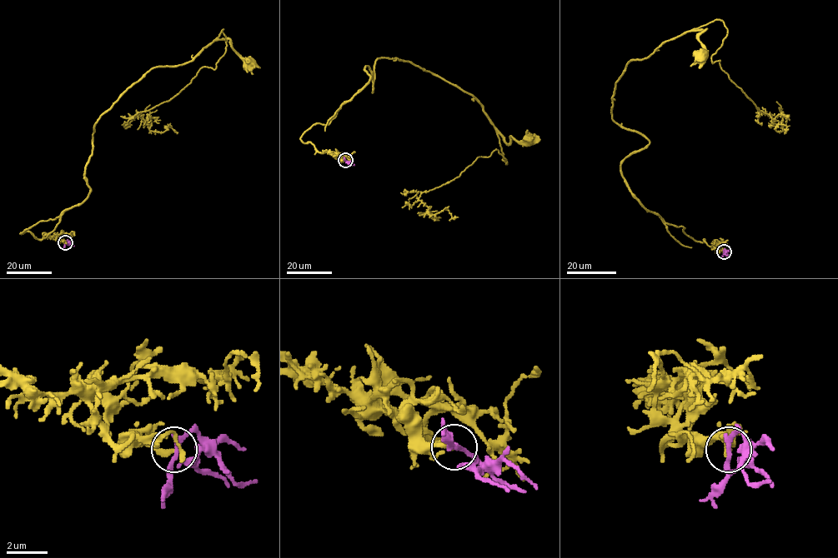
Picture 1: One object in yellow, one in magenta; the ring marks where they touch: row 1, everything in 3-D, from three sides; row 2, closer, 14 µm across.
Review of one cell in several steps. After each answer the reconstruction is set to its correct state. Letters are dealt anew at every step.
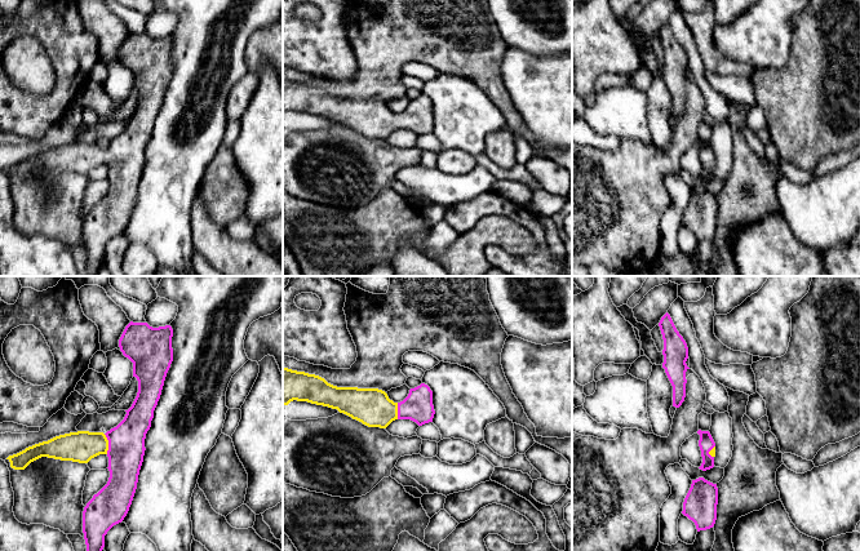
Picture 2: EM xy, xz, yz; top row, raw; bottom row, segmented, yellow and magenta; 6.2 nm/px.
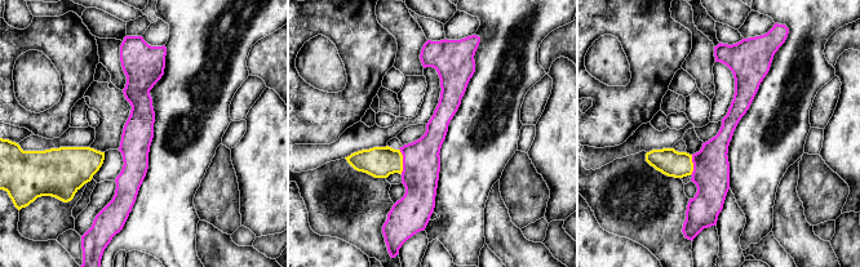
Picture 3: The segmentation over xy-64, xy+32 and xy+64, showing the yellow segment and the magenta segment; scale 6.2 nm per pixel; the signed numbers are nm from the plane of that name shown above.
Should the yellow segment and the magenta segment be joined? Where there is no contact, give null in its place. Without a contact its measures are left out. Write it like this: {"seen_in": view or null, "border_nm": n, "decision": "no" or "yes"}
{"seen_in": "xy", "border_nm": 130, "decision": "yes"}

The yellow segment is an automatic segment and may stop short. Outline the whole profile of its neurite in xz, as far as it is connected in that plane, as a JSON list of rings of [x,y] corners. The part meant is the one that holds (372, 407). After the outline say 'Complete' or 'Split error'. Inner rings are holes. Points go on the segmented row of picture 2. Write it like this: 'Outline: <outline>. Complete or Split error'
Outline: [[[283,368],[283,405],[288,405],[293,400],[337,409],[340,413],[368,427],[380,428],[386,428],[395,419],[411,419],[418,426],[422,426],[433,422],[435,414],[433,391],[425,383],[411,388],[408,396],[403,401],[394,403],[385,391],[378,388],[337,387],[319,376]]]. Split error

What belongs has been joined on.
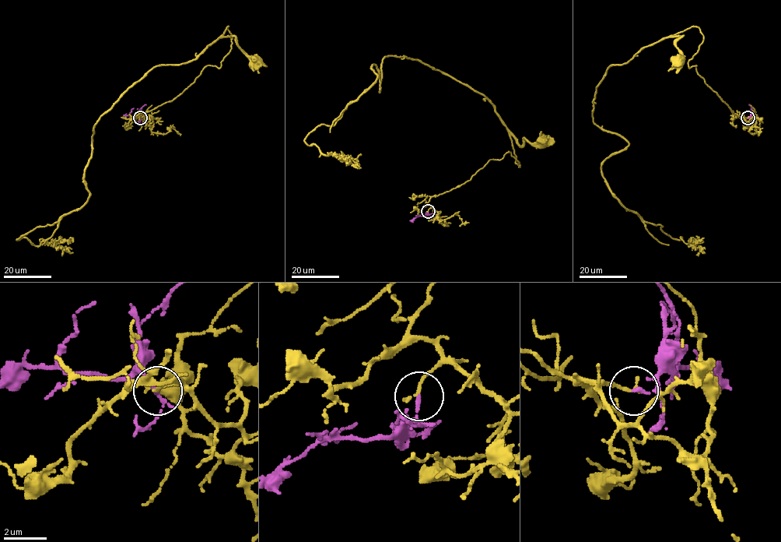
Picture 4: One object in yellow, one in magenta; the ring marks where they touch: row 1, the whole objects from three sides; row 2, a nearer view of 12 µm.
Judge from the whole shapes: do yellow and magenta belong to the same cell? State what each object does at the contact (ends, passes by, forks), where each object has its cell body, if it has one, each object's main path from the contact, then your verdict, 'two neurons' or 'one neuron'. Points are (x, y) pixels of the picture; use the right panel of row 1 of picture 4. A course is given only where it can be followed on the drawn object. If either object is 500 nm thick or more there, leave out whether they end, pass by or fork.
yellow ends; magenta ends; soma yellow none; soma magenta none; course yellow (747, 117), (688, 68), (694, 26), (597, 87), (593, 121), (628, 143), (601, 166), (611, 193), (691, 241); course magenta (747, 117), (753, 115), (757, 117); one neuron

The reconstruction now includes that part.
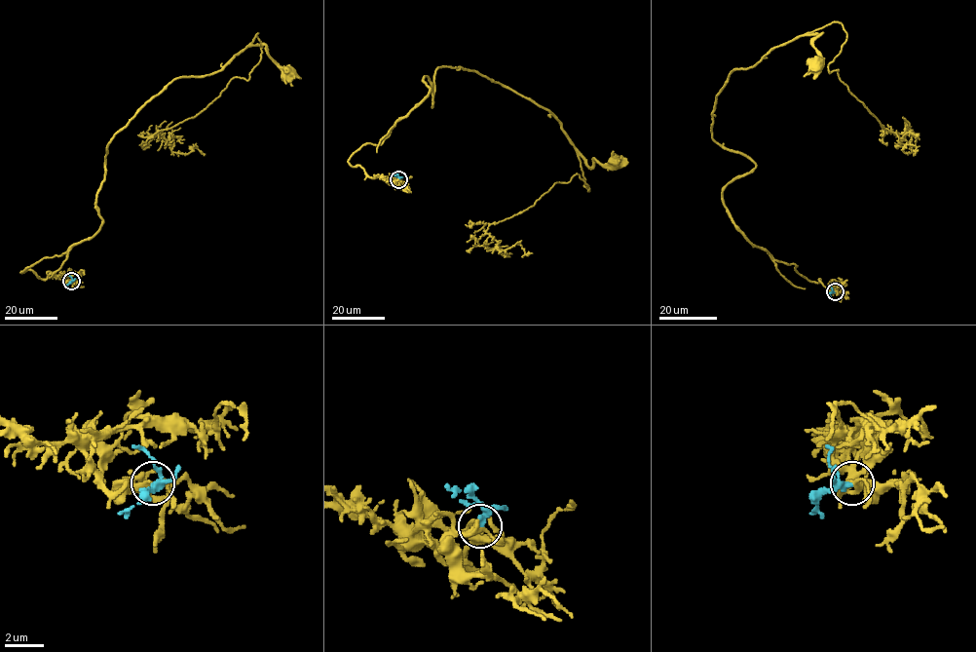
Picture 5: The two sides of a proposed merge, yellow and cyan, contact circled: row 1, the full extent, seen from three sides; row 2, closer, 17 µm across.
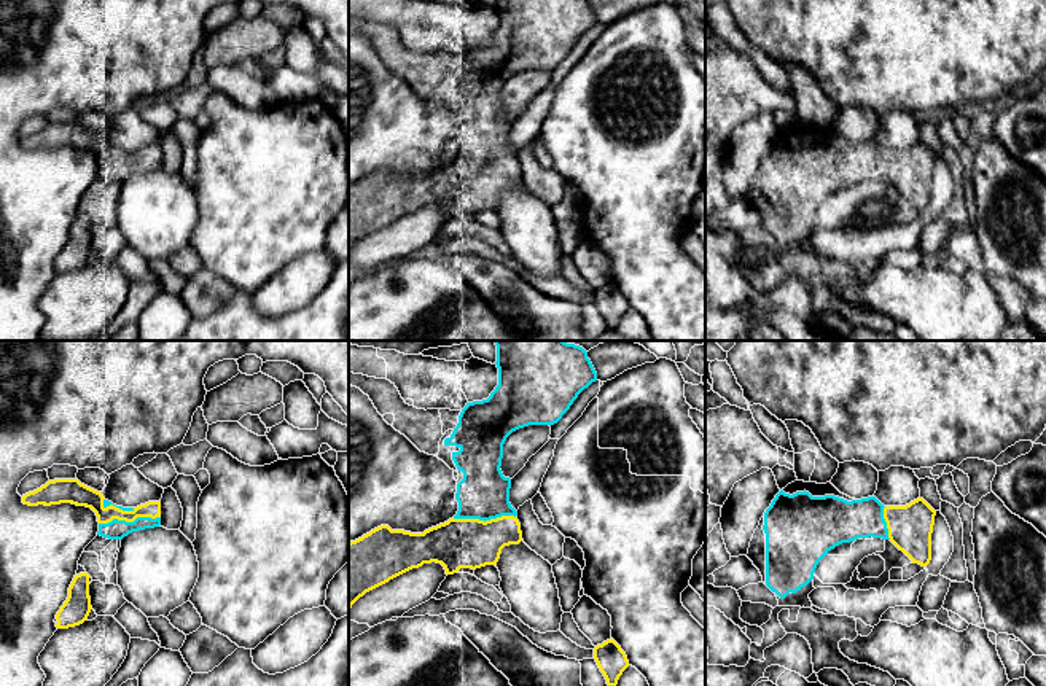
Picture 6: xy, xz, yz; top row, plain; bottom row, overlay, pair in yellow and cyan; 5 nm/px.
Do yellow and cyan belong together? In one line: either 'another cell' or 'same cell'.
same cell

